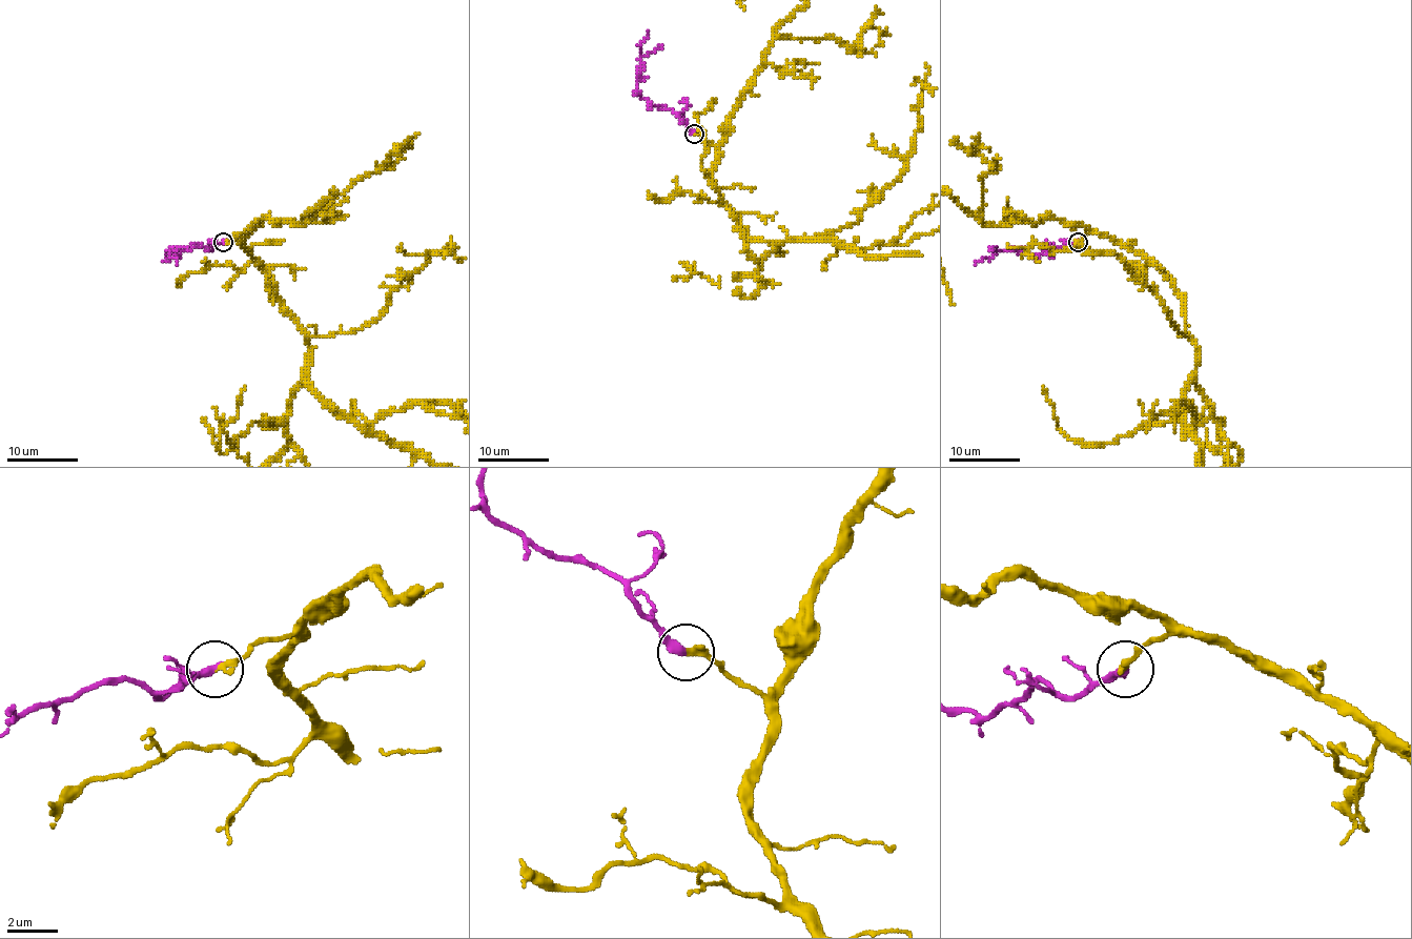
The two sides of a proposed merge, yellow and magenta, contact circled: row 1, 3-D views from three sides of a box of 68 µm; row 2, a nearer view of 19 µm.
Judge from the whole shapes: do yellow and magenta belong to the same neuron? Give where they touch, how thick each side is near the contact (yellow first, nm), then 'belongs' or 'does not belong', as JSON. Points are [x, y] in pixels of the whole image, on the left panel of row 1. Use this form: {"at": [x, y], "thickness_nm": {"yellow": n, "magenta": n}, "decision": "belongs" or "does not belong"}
{"at": [223, 242], "thickness_nm": {"yellow": 280, "magenta": 360}, "decision": "belongs"}

